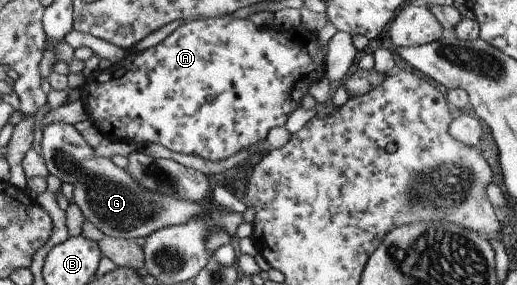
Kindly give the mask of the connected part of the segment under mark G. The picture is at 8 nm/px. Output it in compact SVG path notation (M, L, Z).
M51 123L42 127L39 149L48 173L73 184L75 205L84 219L104 236L135 240L160 227L185 223L191 216L200 216L207 211L199 204L151 193L136 186L123 168L113 165L107 158L96 156L93 147L89 147L71 125Z

